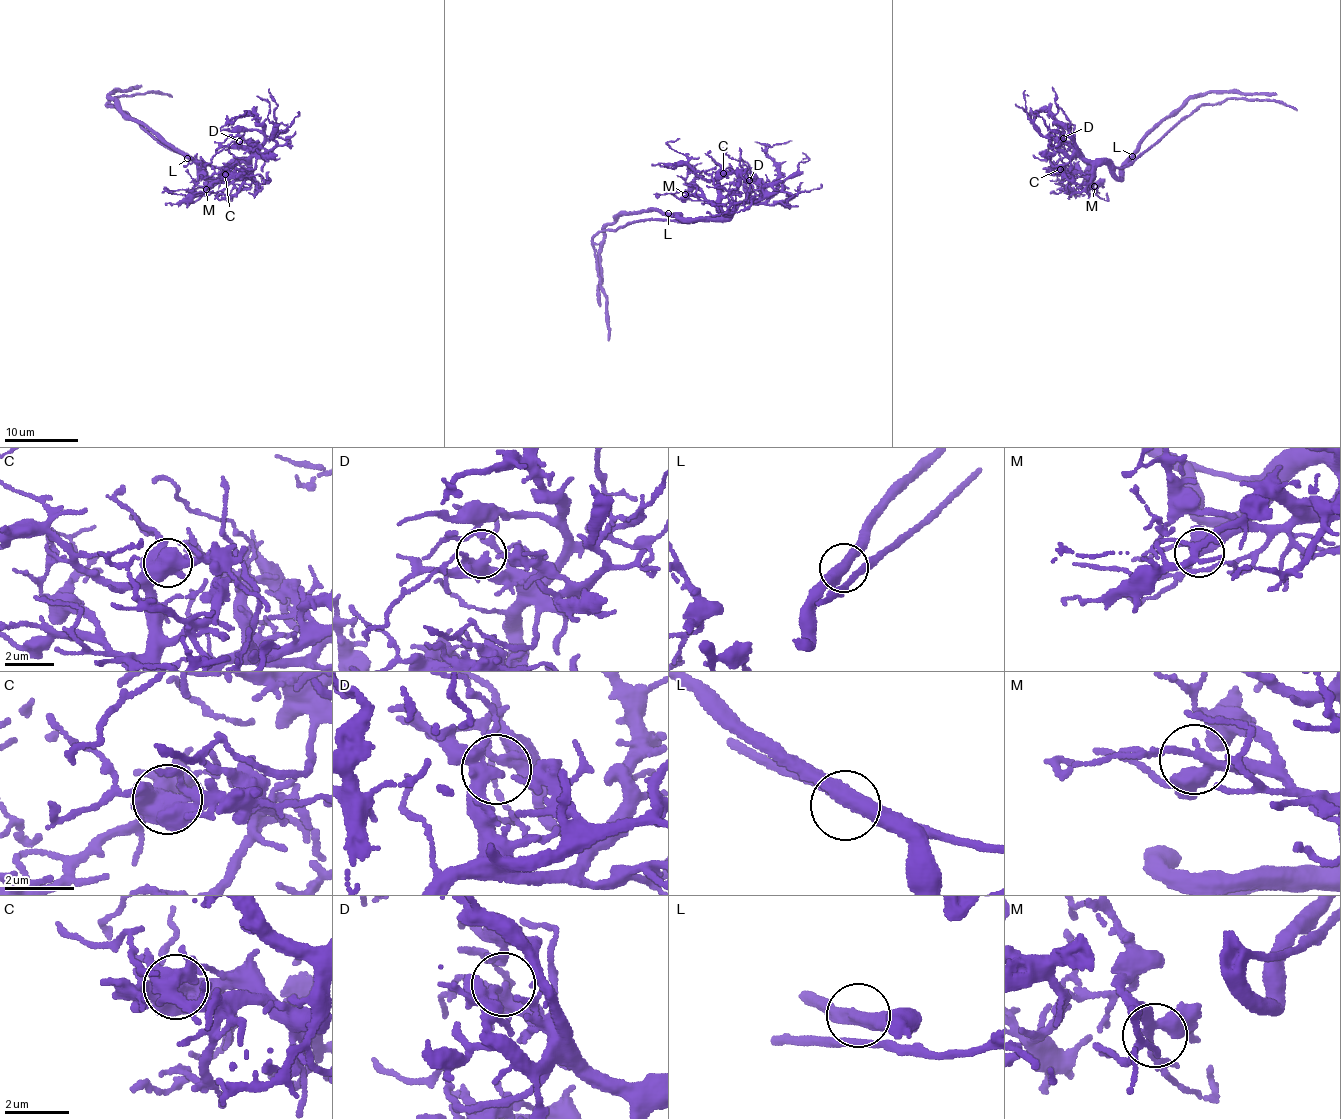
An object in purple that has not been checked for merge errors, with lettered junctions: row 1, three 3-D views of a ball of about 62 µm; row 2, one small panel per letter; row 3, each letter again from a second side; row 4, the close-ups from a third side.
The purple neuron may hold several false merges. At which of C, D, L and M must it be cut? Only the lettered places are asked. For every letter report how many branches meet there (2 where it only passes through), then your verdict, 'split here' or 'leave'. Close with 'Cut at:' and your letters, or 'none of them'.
C: 3 | leave
D: 4 | leave
L: 2 | leave
M: 3 | leave
Cut at: none of them

